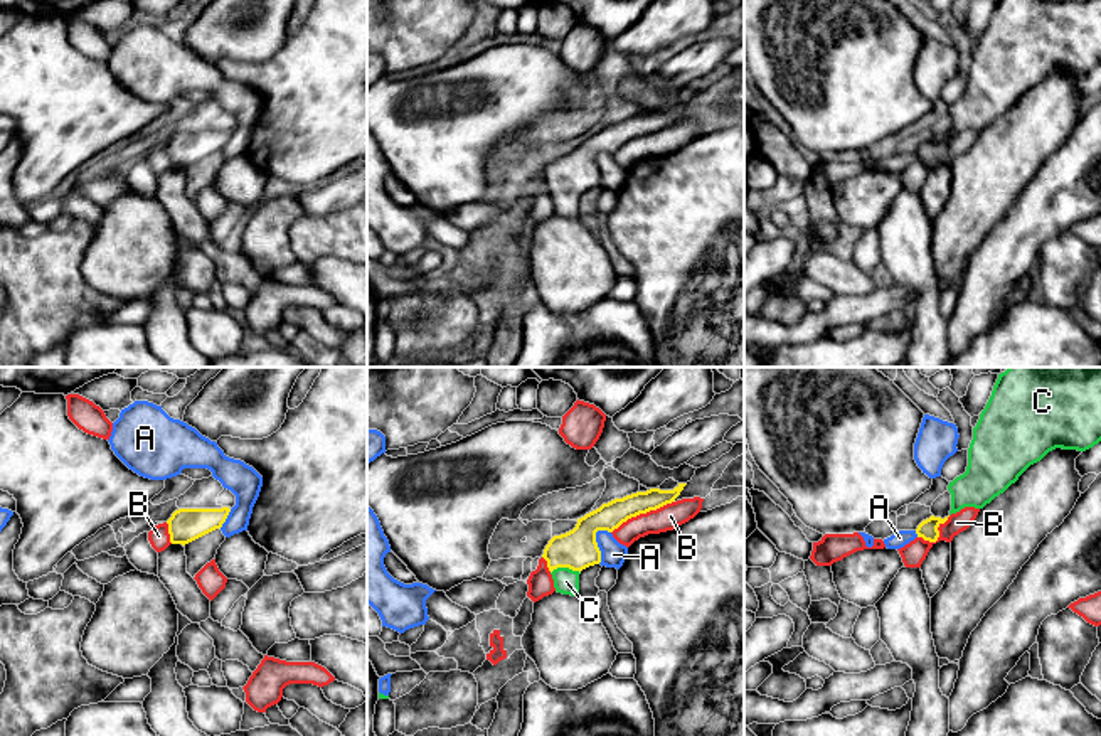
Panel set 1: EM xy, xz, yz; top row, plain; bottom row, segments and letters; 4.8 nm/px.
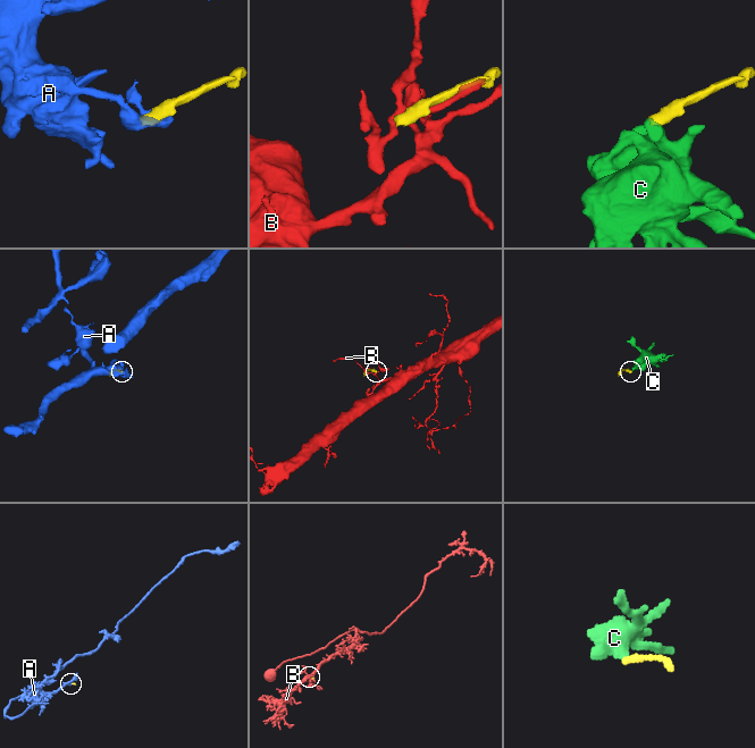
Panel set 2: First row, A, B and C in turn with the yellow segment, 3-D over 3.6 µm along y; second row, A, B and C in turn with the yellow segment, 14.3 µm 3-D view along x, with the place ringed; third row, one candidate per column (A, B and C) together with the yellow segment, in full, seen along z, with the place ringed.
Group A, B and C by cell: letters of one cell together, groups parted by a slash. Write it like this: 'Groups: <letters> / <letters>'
Groups: A / B / C

